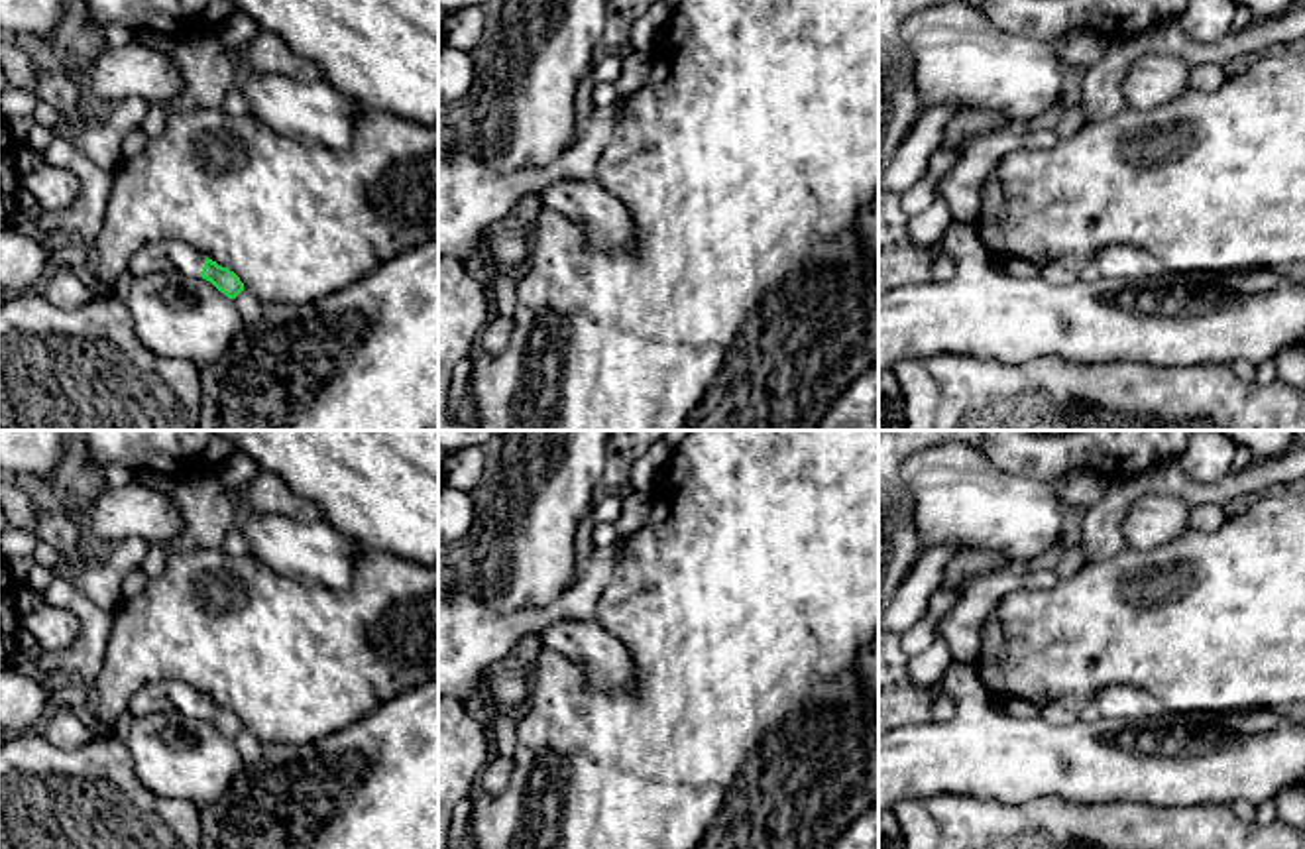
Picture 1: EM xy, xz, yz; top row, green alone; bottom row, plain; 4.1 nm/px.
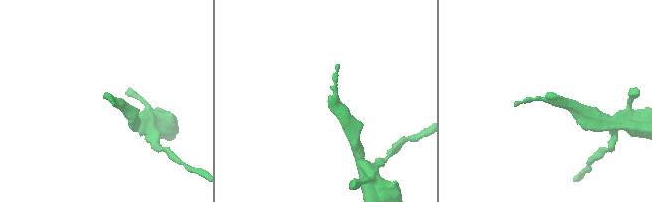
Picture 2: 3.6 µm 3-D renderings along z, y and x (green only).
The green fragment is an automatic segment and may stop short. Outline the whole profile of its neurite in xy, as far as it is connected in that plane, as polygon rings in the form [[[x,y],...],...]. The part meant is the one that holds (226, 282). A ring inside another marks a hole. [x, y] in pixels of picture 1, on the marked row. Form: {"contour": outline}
{"contour": [[[157,240],[142,246],[128,261],[126,281],[132,277],[169,271],[187,277],[202,277],[228,299],[236,299],[244,291],[244,283],[234,271],[177,240]]]}

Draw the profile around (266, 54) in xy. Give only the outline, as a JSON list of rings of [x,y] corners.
[[[265,29],[246,45],[242,57],[259,75],[287,75],[299,81],[316,81],[320,77],[316,65],[293,53],[279,35]]]

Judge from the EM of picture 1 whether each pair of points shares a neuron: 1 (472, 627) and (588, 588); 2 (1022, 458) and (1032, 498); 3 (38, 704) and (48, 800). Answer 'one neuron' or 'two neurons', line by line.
1: one neuron
2: two neurons
3: two neurons

